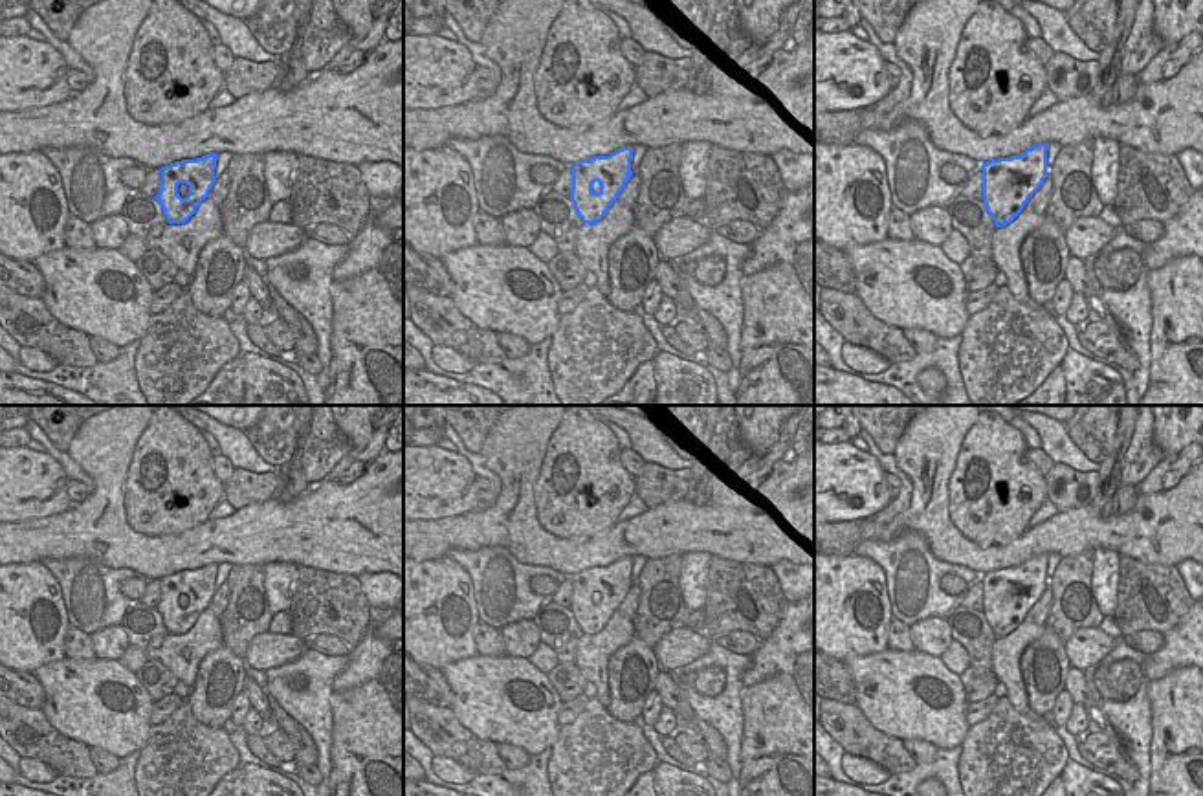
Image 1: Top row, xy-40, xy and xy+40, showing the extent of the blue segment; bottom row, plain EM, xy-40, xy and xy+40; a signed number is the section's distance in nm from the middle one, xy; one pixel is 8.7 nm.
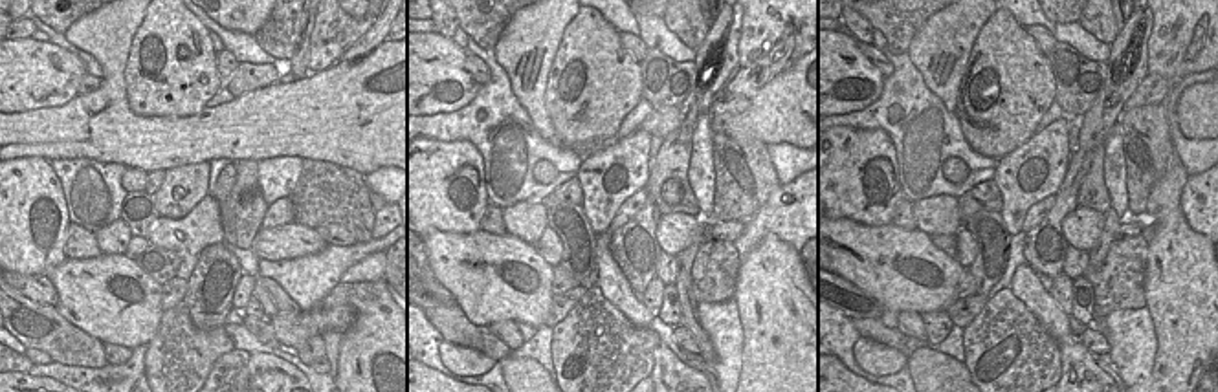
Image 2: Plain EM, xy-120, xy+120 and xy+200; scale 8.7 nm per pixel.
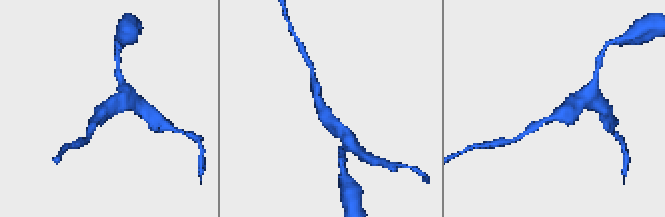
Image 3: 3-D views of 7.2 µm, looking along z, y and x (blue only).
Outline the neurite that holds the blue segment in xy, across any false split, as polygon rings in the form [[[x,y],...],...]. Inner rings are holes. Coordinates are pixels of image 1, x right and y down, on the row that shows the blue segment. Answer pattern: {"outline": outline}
{"outline": [[[622,147],[609,156],[594,156],[570,165],[570,202],[583,224],[600,222],[618,198],[631,171],[633,147]]]}

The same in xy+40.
{"outline": [[[1038,143],[1020,156],[990,160],[981,165],[983,204],[996,227],[1010,224],[1047,178],[1047,149],[1049,143]]]}

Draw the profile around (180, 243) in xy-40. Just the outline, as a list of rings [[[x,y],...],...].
[[[207,196],[185,224],[167,224],[160,235],[160,251],[193,277],[202,248],[222,233],[218,205]]]

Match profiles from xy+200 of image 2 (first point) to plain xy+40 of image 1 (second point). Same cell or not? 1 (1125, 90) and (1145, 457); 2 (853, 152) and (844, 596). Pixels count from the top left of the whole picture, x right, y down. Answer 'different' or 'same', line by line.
1: same
2: same

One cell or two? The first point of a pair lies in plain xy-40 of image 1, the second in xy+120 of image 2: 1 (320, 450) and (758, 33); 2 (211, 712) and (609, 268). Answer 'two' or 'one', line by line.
1: two
2: two

